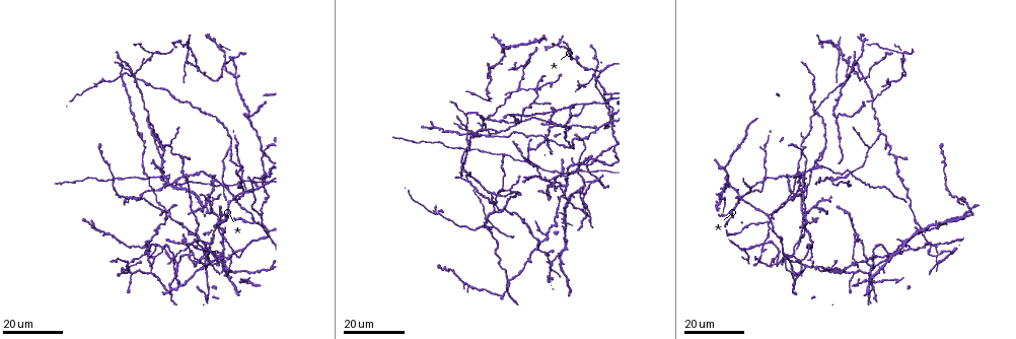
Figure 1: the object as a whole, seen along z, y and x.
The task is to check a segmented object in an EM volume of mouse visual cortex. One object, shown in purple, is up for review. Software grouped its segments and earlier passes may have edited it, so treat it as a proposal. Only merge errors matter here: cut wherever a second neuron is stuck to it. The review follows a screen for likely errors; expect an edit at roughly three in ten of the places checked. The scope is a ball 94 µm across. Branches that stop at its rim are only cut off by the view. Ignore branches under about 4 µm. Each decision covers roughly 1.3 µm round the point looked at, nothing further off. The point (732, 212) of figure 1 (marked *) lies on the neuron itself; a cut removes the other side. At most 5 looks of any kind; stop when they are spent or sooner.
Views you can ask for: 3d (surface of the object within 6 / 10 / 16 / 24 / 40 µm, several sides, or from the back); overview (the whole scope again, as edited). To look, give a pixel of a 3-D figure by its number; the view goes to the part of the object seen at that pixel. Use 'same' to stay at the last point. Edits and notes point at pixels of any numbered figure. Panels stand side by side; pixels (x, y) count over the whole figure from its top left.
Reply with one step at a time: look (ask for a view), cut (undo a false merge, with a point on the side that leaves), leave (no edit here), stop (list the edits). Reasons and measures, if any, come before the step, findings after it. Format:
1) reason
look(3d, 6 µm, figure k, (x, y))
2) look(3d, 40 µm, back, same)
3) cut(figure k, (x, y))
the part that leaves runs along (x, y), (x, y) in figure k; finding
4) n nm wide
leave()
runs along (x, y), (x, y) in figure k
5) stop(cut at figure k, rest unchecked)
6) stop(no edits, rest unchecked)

thin arm on a thick one
look(3d, 16 µm, figure 1, (853, 276))

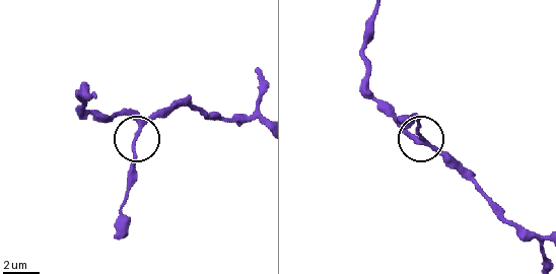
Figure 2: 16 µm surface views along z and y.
look(3d, 10 µm, figure 2, (425, 140))

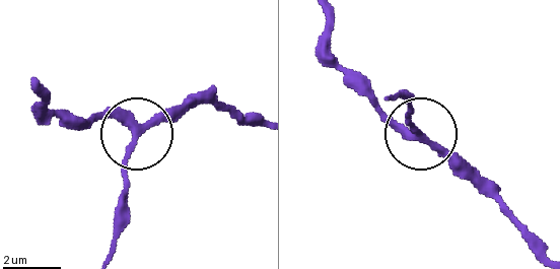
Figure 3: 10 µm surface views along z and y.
leave()
runs along (39, 88), (54, 108), (110, 116), (136, 130), (124, 207) in figure 3; one neuron here

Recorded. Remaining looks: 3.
four arms meet
look(3d, 24 µm, figure 1, (777, 253))

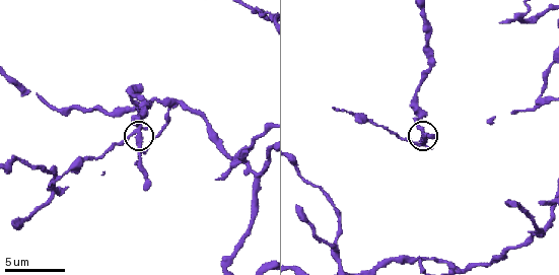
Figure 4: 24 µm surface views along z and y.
look(3d, 6 µm, figure 4, (141, 136))

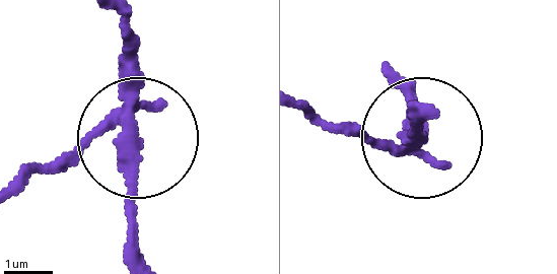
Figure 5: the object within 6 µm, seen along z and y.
4 arms
cut(figure 5, (76, 158))
the part that leaves runs along (124, 107), (18, 172) in figure 5; two neurons meet here

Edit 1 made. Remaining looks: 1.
stop(cut at figure 5, rest unchecked)

